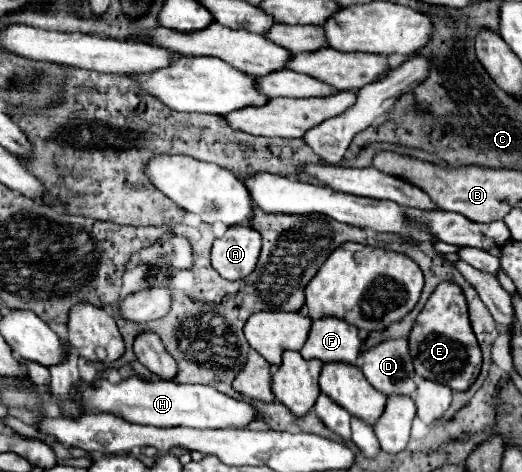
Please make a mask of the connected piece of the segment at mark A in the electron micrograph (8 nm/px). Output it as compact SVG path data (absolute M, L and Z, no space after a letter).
M230 226L212 246L212 266L226 280L246 278L260 256L260 234L250 226Z

